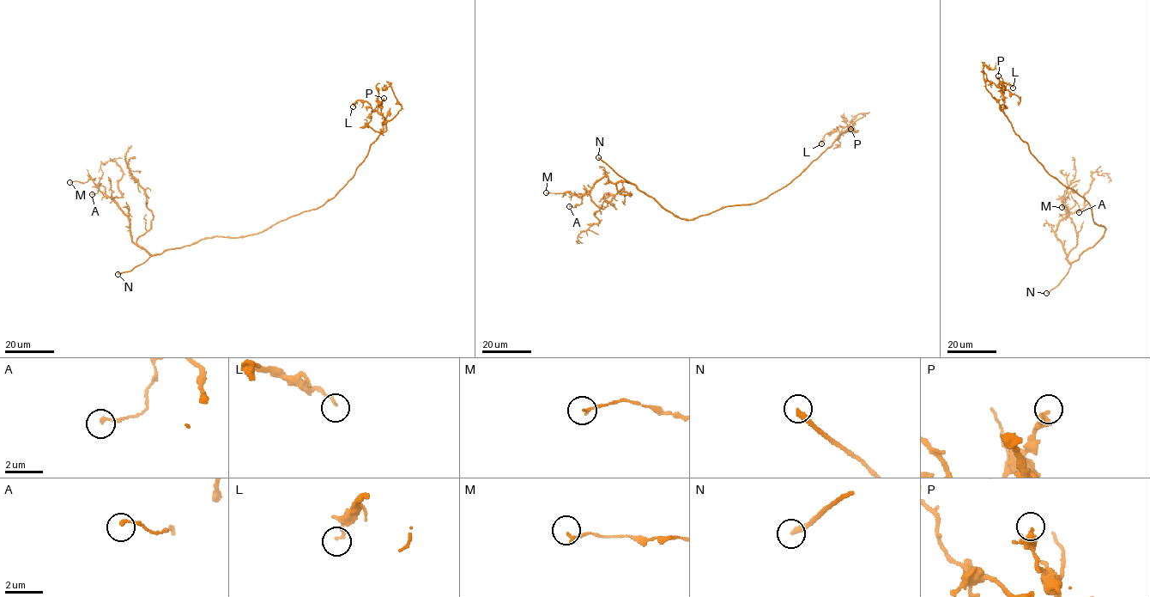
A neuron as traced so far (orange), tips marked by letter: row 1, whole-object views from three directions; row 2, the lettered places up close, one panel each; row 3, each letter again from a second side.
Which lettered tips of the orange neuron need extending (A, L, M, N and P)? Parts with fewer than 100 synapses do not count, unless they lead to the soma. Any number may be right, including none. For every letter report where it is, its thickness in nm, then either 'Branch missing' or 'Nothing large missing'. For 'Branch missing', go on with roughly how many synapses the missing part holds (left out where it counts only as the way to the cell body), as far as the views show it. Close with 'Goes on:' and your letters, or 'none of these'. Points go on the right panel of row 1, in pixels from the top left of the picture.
A: Place: (1079, 212). Thickness 170 nm. Nothing large missing
L: Place: (1013, 88). Thickness 130 nm. Nothing large missing
M: Place: (1062, 207). Thickness 130 nm. Nothing large missing
N: Place: (1046, 293). Thickness 280 nm. Branch missing
P: Place: (998, 76). Thickness 240 nm. Nothing large missing
Goes on: N

